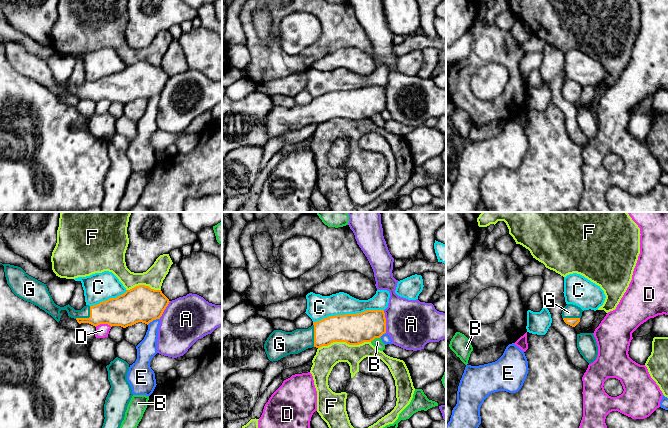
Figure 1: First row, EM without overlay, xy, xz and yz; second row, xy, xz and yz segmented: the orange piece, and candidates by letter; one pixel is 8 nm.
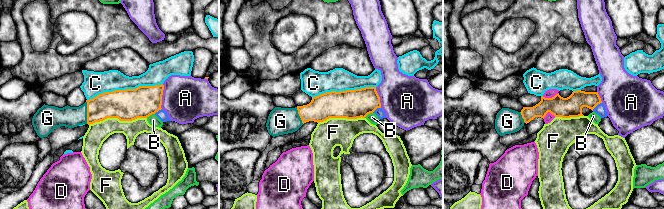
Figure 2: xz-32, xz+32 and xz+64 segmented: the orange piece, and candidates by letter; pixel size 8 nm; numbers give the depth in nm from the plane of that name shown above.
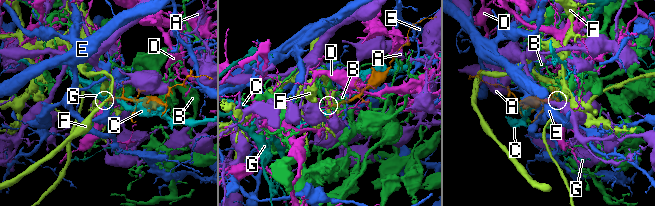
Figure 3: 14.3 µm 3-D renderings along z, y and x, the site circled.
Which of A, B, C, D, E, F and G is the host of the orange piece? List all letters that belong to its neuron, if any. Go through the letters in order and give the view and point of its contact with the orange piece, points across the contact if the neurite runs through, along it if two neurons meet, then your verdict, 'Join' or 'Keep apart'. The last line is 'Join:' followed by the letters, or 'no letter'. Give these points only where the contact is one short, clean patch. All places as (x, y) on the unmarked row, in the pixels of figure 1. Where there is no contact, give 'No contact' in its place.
A: Touches orange at xz (385, 97). Keep apart
B: Touches orange at xz (374, 114). Keep apart
C: Touches orange at xz (348, 90). Keep apart
D: Touches orange at xy (103, 99). Keep apart
E: Touches orange at xy (153, 95). Boundary: xy (159, 94), (153, 95), (147, 100). Keep apart
F: Touches orange at xz (344, 117). Keep apart
G: Touches orange at xy (87, 94). Path across: xy (117, 87), (87, 94), (85, 87). Join
Join: G

